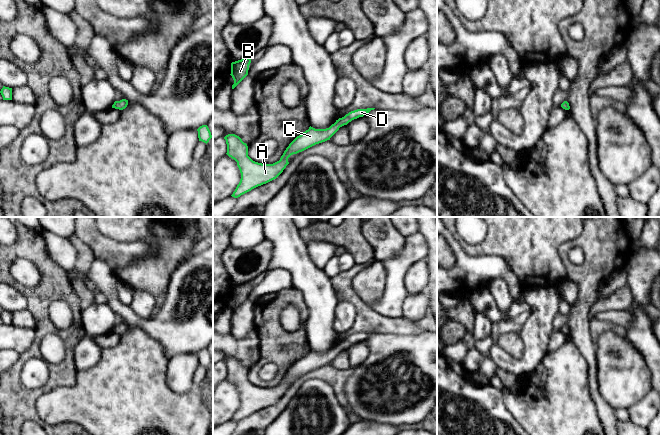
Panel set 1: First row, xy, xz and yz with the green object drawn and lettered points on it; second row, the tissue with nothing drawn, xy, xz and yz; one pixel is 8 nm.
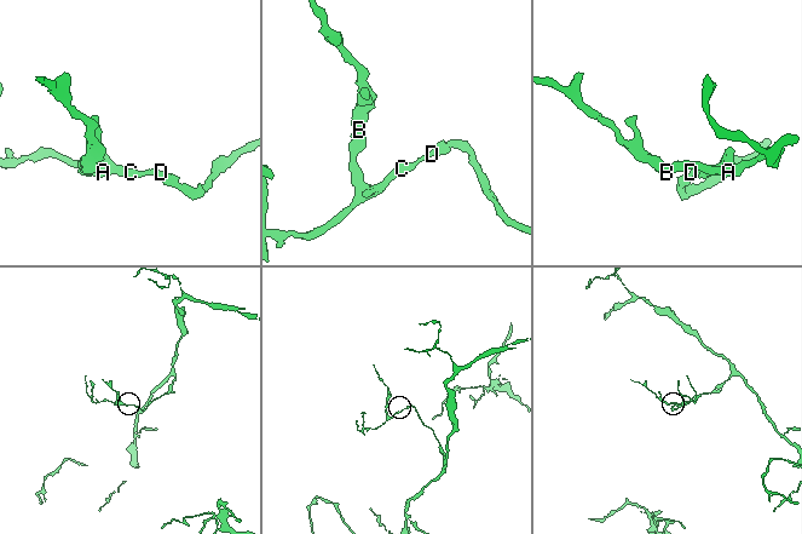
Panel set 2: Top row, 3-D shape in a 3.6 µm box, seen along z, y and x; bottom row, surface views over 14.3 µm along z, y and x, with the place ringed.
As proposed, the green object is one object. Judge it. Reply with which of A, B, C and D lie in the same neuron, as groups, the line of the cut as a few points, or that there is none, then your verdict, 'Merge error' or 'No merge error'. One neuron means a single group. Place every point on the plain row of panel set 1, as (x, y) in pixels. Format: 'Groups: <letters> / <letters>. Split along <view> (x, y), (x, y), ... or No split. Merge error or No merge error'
Groups: A B C D. No split. No merge error

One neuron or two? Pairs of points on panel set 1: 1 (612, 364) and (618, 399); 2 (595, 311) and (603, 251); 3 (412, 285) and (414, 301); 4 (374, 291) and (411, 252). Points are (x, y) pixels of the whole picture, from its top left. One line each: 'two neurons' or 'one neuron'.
1: one neuron
2: two neurons
3: one neuron
4: two neurons

